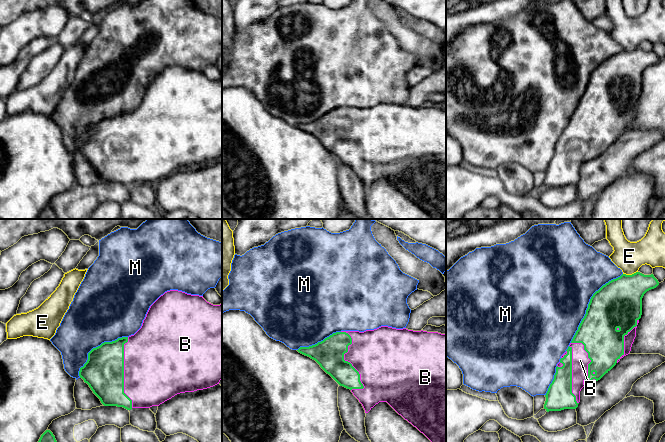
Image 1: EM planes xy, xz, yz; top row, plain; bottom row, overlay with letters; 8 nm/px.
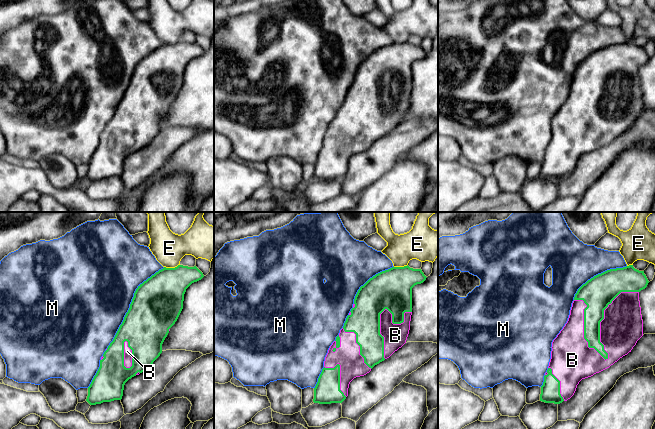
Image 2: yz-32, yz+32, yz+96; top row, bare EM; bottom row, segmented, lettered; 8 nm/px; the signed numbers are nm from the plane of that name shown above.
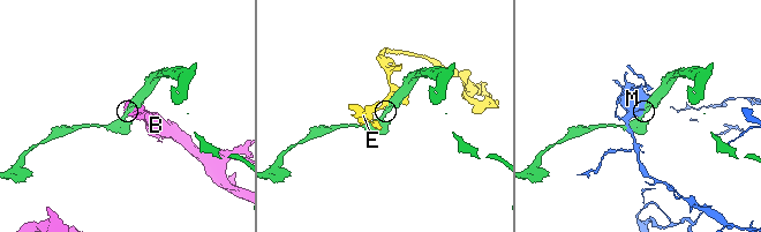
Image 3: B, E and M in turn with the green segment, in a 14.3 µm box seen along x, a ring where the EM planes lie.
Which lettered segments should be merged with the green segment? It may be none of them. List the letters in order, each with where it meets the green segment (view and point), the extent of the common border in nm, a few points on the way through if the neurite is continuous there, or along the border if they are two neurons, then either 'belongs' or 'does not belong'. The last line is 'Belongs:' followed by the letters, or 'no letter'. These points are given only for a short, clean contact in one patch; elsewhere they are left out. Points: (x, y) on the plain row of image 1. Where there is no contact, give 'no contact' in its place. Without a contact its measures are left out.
B: contact xz (343, 135); length 500 nm; belongs
E: contact yz (630, 51); length 120 nm; does not belong
M: contact yz (588, 80); length 700 nm; does not belong
Belongs: B

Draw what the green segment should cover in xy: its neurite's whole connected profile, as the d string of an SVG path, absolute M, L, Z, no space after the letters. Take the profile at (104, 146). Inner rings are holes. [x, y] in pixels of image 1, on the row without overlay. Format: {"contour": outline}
{"contour": "M178 66L165 68L150 82L141 104L134 111L118 114L112 118L104 118L93 124L88 129L87 138L80 144L79 152L89 161L104 182L123 183L127 186L159 182L177 170L203 166L219 160L222 156L222 80L213 81L207 78L203 72L191 71Z"}

